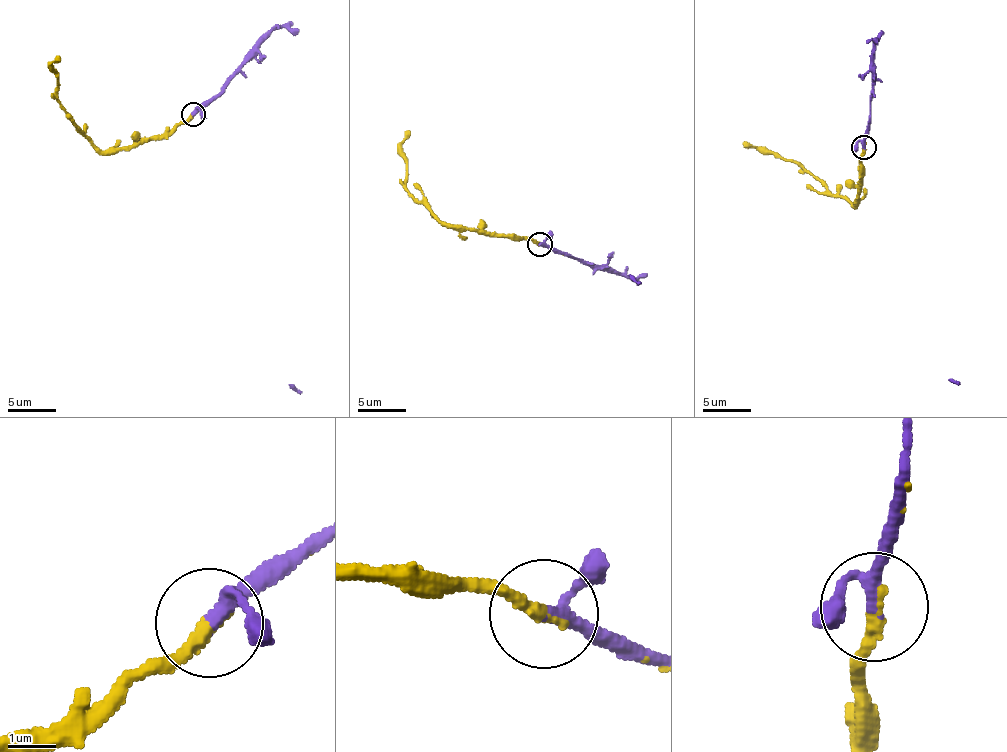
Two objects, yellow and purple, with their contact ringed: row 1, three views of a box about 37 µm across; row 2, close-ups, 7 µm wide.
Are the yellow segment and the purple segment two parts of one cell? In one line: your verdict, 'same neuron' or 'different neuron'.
same neuron

